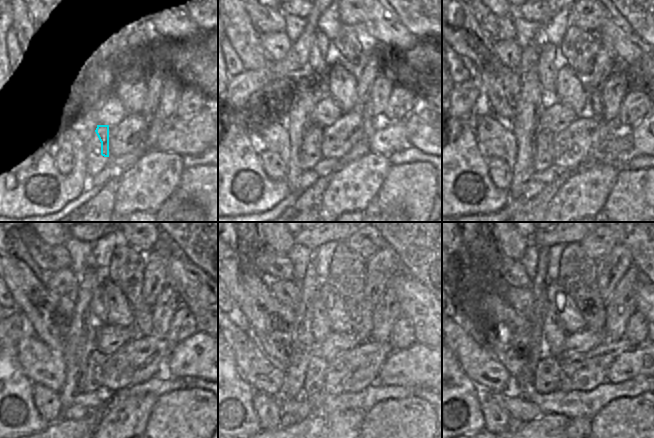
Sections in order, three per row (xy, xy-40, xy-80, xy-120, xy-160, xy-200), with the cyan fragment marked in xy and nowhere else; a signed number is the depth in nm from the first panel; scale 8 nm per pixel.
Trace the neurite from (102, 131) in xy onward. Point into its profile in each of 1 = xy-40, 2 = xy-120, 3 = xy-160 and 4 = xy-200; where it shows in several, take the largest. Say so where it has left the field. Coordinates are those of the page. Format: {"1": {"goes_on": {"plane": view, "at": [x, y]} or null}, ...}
{"1": {"goes_on": {"plane": "xy-40", "at": [327, 149]}}, "2": {"goes_on": {"plane": "xy-120", "at": [136, 362]}}, "3": {"goes_on": {"plane": "xy-160", "at": [349, 372]}}, "4": {"goes_on": {"plane": "xy-200", "at": [585, 371]}}}

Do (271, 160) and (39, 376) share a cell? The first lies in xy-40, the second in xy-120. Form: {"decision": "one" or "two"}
{"decision": "two"}

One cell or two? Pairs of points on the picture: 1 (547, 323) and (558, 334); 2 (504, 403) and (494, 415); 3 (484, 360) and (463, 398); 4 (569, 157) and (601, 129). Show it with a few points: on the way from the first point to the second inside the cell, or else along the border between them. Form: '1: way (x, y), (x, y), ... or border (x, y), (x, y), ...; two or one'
1: way (550, 326), (555, 331); one
2: border (486, 396), (494, 400), (509, 416); two
3: border (459, 362), (462, 371), (478, 387); two
4: way (577, 149), (593, 133); one

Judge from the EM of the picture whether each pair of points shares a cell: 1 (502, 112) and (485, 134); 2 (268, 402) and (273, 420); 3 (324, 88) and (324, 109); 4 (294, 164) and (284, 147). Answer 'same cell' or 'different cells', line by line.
1: different cells
2: same cell
3: same cell
4: different cells

